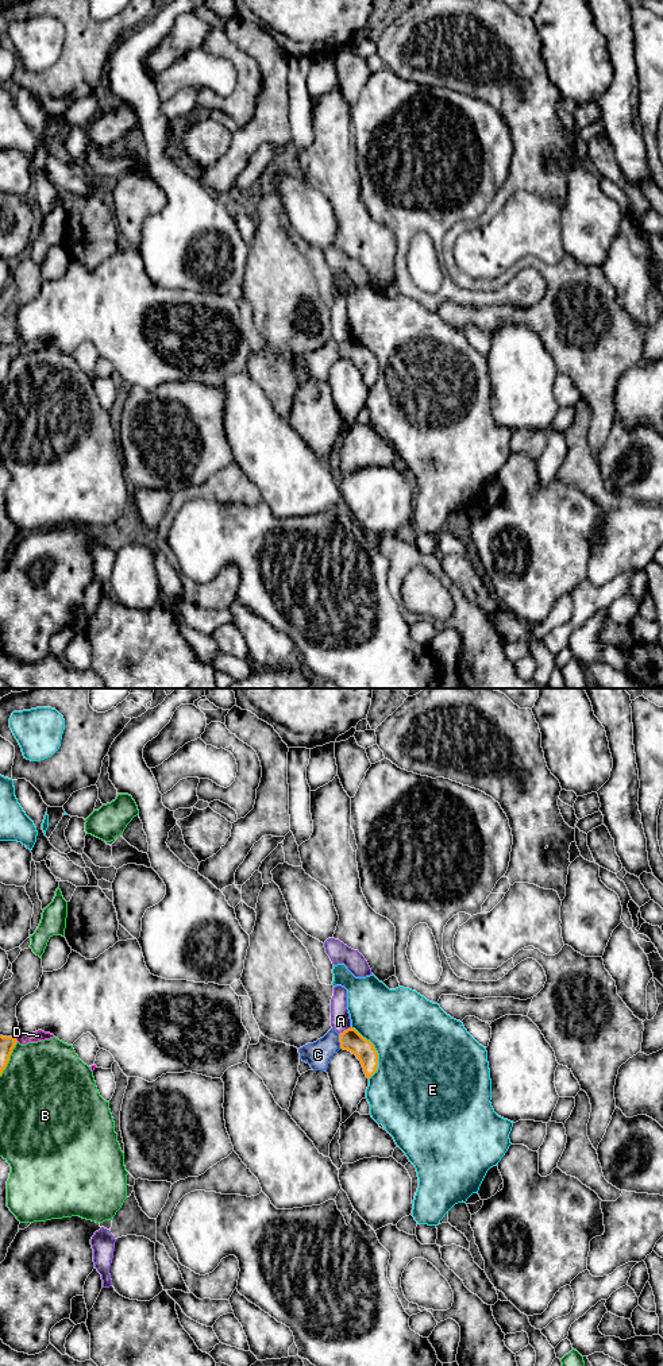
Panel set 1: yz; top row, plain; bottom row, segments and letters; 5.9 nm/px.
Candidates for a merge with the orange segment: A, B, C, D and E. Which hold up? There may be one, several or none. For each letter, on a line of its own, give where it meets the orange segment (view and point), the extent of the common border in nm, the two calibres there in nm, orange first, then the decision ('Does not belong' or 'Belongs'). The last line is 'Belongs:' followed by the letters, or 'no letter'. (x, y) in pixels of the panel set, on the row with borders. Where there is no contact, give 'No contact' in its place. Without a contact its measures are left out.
A: Touches orange at yz (345, 1030). Shared border 90 nm. Thickness 130 nm (orange) against 120 nm. Does not belong
B: Touches orange at yz (8, 1058). Shared border 240 nm. Thickness 90 nm (orange) against 480 nm. Does not belong
C: Touches orange at yz (339, 1041). Shared border 90 nm. Thickness 130 nm (orange) against 160 nm. Belongs
D: Touches orange at yz (15, 1040). Shared border 30 nm. Thickness 90 nm (orange) against 60 nm. Does not belong
E: Touches orange at yz (376, 1052). Shared border 340 nm. Thickness 130 nm (orange) against 480 nm. Does not belong
Belongs: C

